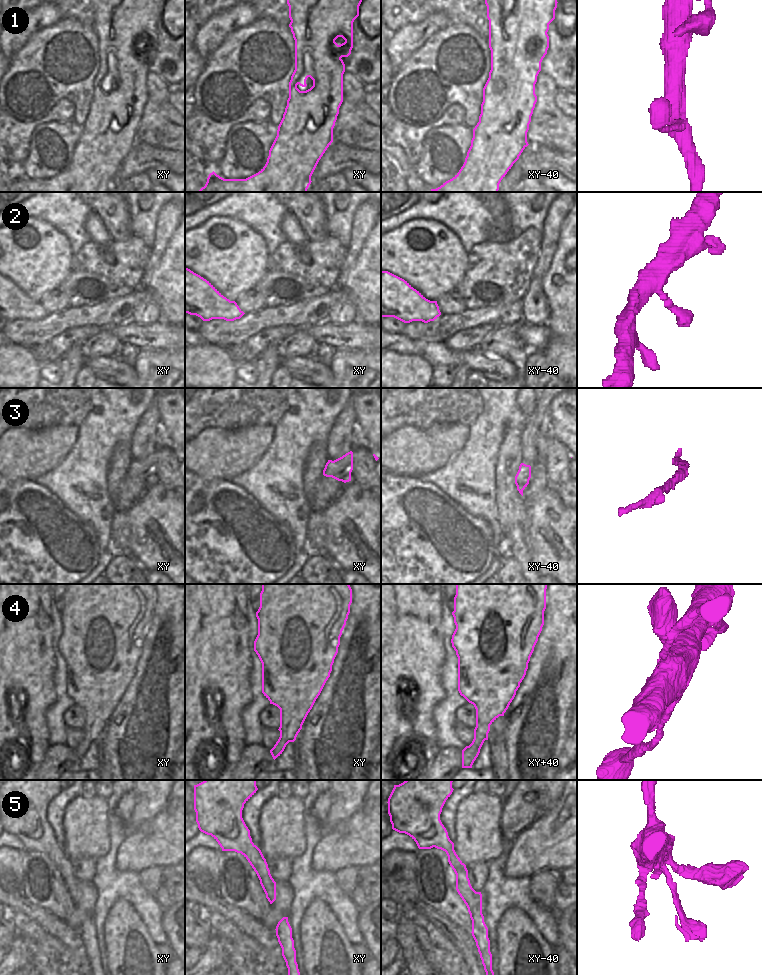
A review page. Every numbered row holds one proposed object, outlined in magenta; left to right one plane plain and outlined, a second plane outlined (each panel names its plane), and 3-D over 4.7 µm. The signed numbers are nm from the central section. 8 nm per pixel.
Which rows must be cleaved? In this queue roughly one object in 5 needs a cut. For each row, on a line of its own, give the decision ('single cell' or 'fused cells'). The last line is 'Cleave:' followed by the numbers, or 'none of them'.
1: single cell
2: single cell
3: single cell
4: single cell
5: single cell
Cleave: none of them

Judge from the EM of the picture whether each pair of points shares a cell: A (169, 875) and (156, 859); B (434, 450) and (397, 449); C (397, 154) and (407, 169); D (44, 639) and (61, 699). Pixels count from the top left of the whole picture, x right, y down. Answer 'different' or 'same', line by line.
A: different
B: same
C: same
D: different

